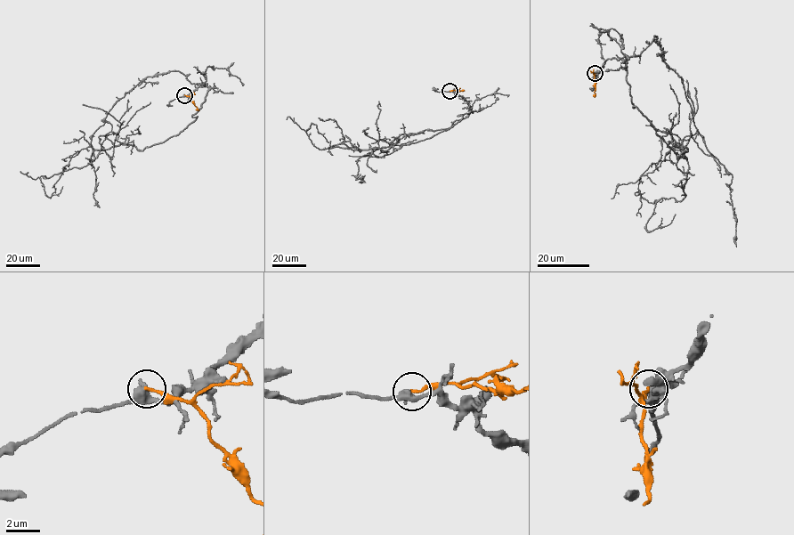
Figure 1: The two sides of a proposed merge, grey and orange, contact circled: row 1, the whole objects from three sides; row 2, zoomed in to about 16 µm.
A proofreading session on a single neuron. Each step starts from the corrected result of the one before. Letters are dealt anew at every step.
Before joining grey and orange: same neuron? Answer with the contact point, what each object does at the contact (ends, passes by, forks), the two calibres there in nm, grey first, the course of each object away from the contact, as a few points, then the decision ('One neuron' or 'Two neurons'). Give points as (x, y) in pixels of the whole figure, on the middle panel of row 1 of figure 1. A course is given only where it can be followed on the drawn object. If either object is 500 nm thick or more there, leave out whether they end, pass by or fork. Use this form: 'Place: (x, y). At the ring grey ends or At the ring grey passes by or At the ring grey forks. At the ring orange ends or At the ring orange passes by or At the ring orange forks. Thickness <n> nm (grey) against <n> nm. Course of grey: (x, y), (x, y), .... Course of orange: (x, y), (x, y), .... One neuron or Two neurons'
Place: (449, 91). At the ring grey passes by. At the ring orange ends. Thickness 440 nm (grey) against 170 nm. Course of grey: (449, 91), (473, 111), (429, 138), (386, 150), (319, 149), (306, 130), (313, 124), (328, 142). Course of orange: (449, 91), (465, 91). Two neurons

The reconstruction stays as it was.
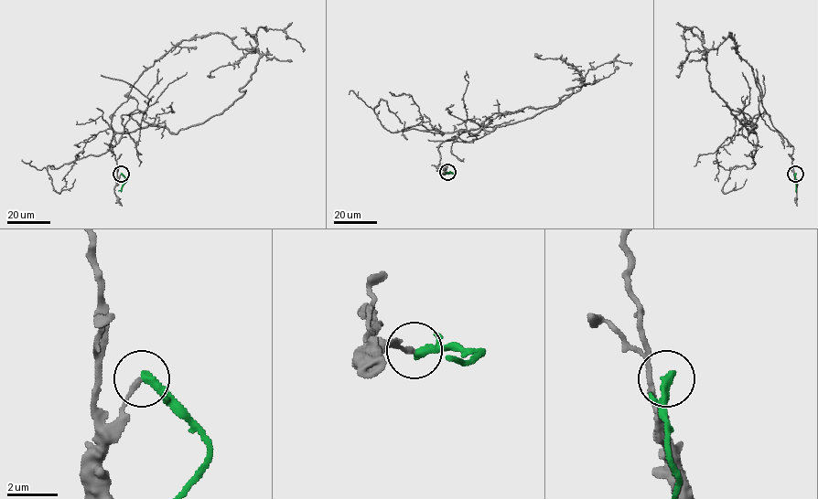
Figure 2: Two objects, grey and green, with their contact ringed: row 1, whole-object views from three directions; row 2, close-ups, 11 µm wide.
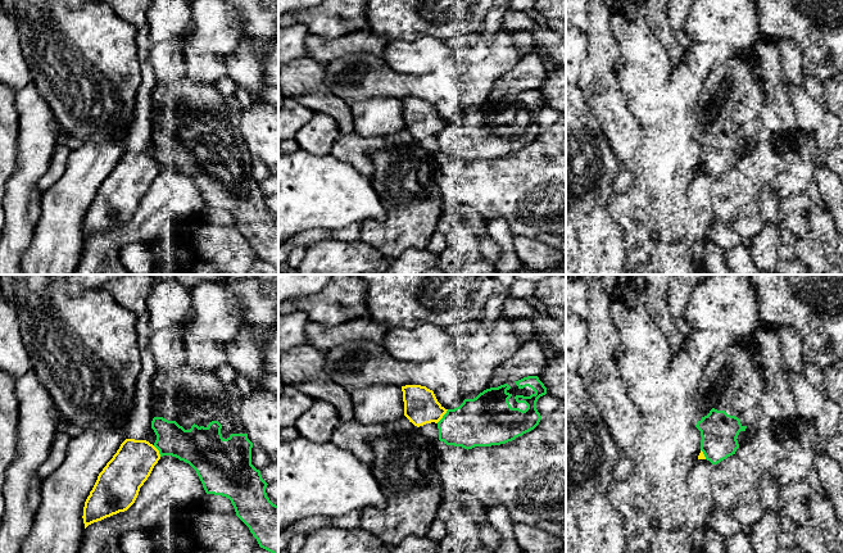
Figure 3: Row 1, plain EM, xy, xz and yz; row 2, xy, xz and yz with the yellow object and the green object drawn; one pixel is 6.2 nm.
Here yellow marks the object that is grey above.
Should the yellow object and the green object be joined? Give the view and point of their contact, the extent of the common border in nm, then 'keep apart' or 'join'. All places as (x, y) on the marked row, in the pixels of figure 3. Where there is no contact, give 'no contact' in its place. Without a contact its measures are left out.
meets yellow in xz at (443, 415); contact 120 nm long; keep apart

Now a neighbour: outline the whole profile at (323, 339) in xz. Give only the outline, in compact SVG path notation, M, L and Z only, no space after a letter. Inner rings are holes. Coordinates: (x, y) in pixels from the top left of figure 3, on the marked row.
M368 316L348 321L335 327L308 323L305 344L326 353L344 343L368 340L382 344L389 327L372 321Z

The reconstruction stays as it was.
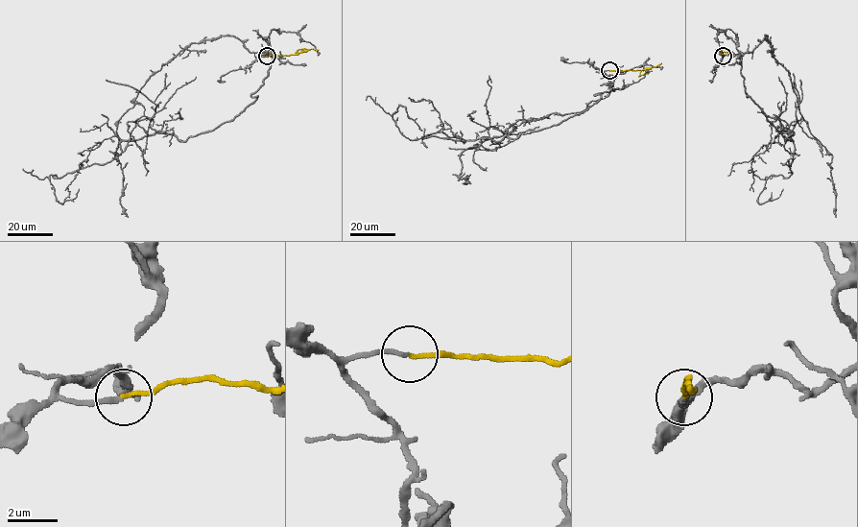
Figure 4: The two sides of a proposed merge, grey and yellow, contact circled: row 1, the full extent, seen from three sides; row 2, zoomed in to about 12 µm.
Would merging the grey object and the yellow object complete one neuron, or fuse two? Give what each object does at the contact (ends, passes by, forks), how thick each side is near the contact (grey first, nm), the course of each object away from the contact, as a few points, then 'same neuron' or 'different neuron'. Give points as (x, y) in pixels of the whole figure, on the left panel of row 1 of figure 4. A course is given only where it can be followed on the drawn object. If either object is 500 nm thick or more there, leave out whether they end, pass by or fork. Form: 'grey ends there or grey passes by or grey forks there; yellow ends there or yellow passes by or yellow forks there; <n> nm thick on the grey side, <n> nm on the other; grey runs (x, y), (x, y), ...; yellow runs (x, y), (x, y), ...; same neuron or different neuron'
grey ends there; yellow ends there; 180 nm thick on the grey side, 160 nm on the other; grey runs (266, 57), (233, 118), (184, 141), (122, 140), (108, 162), (49, 176), (62, 203), (79, 189); yellow runs (266, 57), (319, 50); same neuron

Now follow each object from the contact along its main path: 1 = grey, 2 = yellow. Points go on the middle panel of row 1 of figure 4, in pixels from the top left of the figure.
1: (609, 70), (615, 89), (515, 138), (411, 140), (393, 114), (402, 106), (422, 131)
2: (609, 70), (640, 70), (661, 63)

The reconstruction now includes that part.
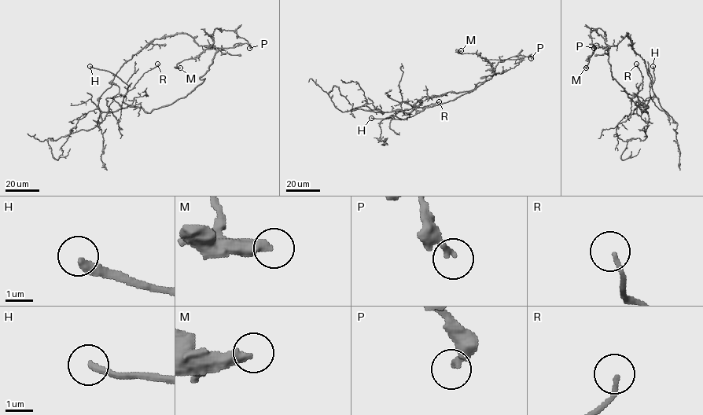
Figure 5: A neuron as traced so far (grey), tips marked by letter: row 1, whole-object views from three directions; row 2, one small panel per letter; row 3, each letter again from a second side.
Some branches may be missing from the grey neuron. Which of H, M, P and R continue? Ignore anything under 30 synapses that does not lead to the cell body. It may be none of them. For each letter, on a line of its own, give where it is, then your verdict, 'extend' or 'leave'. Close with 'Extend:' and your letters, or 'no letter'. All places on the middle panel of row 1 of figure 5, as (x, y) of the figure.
H: (371, 118) | extend
M: (461, 50) | leave
P: (531, 58) | leave
R: (439, 101) | leave
Extend: H

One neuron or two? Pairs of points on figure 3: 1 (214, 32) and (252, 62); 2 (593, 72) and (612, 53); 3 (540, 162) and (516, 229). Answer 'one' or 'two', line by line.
1: two
2: two
3: one

